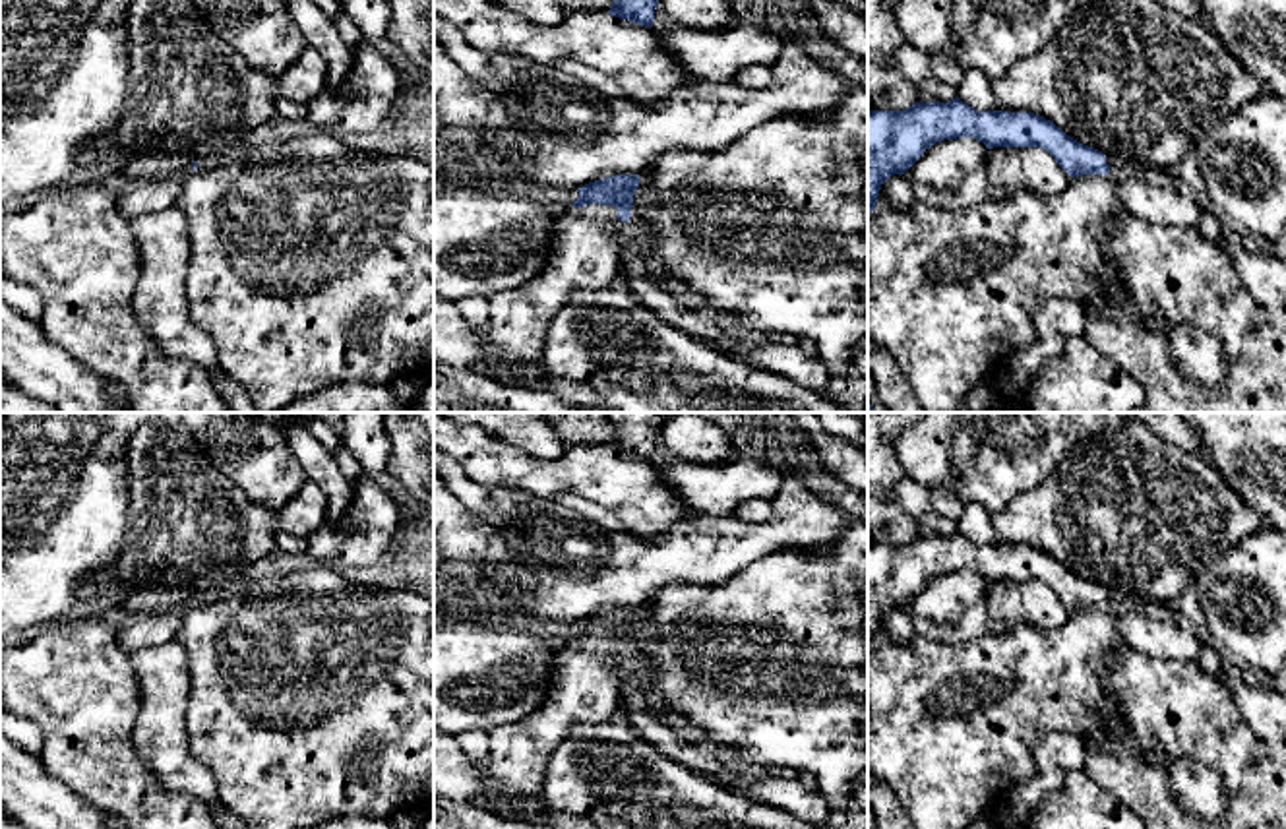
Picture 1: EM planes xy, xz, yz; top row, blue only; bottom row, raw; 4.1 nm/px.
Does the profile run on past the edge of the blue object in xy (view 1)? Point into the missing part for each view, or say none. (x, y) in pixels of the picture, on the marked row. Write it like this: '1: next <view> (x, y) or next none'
1: next none

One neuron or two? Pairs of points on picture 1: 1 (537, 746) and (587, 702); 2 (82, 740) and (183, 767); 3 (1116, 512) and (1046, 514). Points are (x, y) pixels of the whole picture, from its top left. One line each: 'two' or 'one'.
1: one
2: two
3: one

